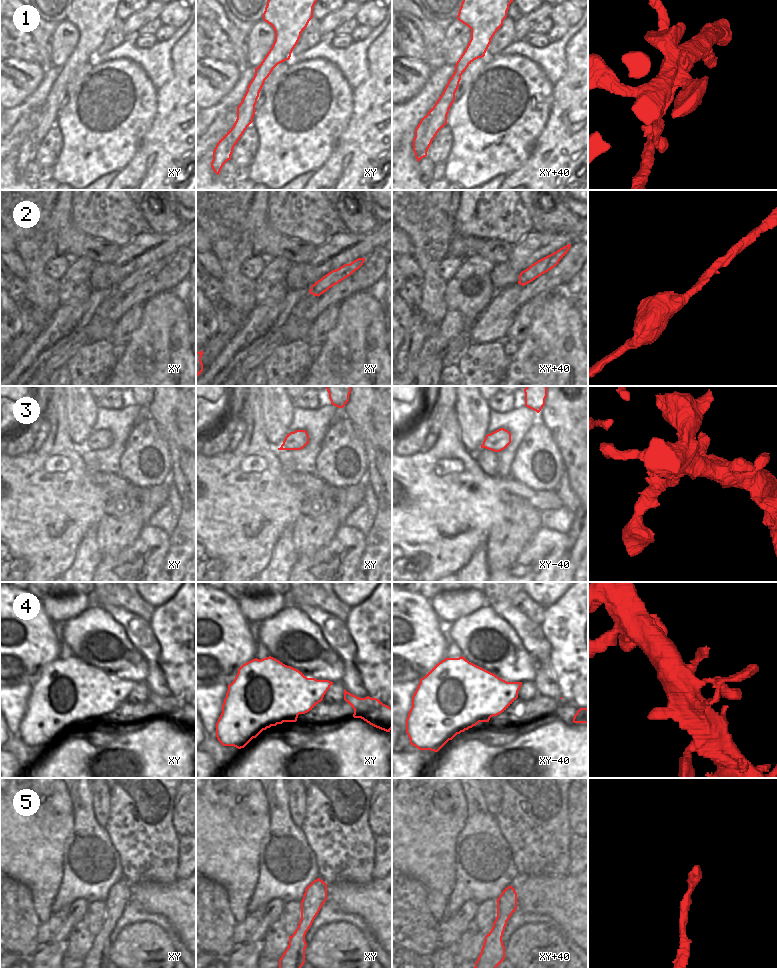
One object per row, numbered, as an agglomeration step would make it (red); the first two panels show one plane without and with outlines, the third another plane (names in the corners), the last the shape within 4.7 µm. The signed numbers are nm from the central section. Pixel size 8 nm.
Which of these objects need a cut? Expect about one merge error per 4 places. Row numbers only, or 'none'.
1, 3

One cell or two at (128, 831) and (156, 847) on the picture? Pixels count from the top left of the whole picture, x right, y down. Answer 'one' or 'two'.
one

